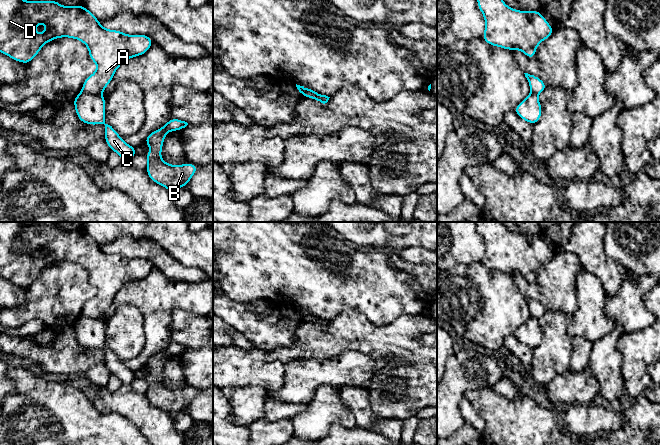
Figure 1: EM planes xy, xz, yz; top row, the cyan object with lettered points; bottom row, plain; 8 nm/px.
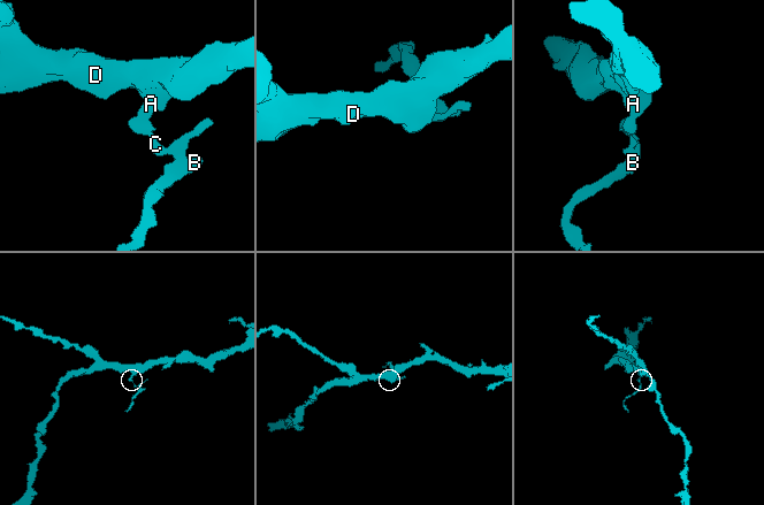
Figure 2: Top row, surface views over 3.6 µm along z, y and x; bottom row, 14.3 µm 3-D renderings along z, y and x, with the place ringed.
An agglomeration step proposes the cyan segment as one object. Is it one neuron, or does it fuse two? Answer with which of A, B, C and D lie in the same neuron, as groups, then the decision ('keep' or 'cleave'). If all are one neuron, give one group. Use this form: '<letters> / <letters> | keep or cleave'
A D / B C | cleave

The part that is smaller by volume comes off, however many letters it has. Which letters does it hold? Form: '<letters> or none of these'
B, C

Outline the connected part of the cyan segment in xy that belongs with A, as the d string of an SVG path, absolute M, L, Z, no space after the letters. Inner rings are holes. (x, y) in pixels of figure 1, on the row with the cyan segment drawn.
M0 0L0 52L13 60L28 64L40 52L42 46L56 38L68 37L82 41L89 51L90 59L96 63L96 71L88 76L83 83L82 91L93 95L102 95L107 85L112 81L115 71L129 58L141 56L146 53L153 44L152 39L143 34L127 35L118 30L108 30L101 26L99 20L83 5L63 6L56 0L51 1L25 1L25 0ZM40 23L46 25L44 33L36 34L36 26Z

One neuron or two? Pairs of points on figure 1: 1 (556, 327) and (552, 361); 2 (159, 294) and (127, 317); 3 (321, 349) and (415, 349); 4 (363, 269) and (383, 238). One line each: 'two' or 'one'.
1: one
2: two
3: one
4: two

